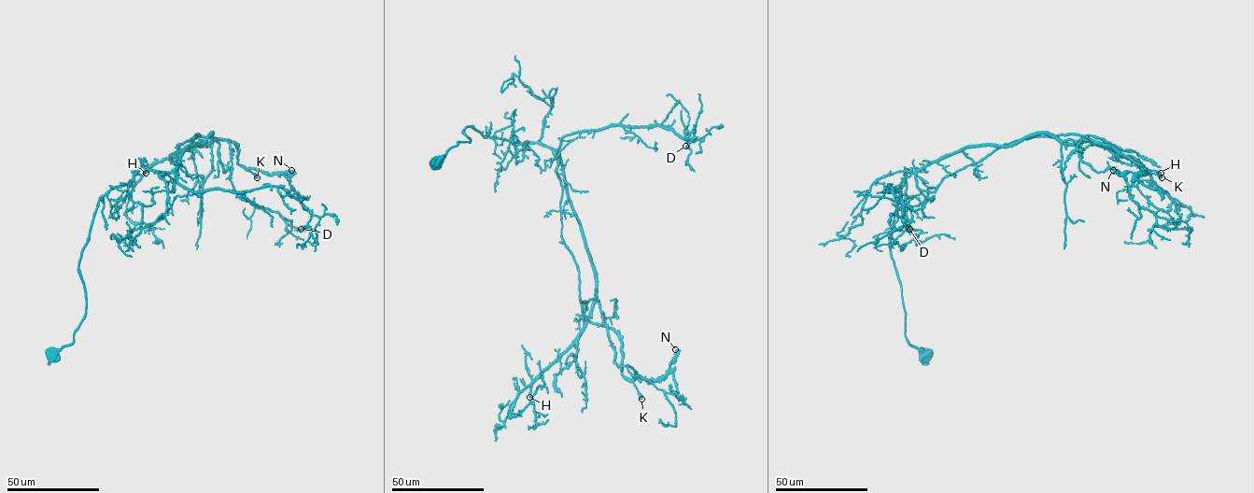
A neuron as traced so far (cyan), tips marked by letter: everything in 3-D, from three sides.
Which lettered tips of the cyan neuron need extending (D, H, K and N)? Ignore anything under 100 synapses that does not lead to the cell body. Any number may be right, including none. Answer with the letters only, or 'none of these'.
H

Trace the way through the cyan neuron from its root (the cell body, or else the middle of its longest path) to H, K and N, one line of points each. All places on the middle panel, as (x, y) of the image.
H: (434, 160), (471, 141), (467, 126), (558, 157), (596, 298), (529, 397)
K: (434, 160), (471, 141), (467, 126), (558, 151), (561, 238), (583, 316), (617, 334), (622, 374), (641, 399)
N: (434, 160), (471, 141), (467, 126), (558, 151), (583, 316), (617, 334), (629, 379), (660, 379), (675, 349)

